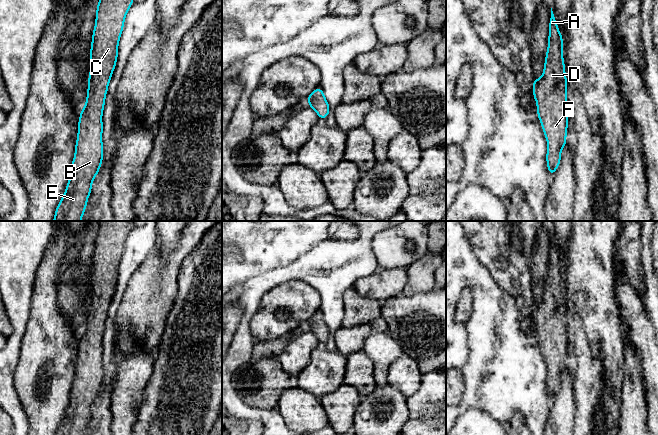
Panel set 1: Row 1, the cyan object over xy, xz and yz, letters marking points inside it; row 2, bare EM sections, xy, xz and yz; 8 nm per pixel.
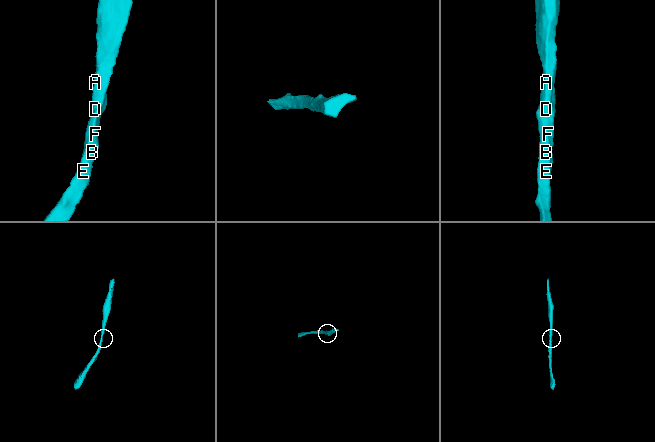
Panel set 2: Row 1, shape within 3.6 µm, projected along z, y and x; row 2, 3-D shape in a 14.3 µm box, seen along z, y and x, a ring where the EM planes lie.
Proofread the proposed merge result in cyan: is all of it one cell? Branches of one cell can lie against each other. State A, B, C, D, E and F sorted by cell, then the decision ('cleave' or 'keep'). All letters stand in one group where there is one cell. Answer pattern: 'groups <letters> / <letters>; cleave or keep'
groups A B C D E F; keep

